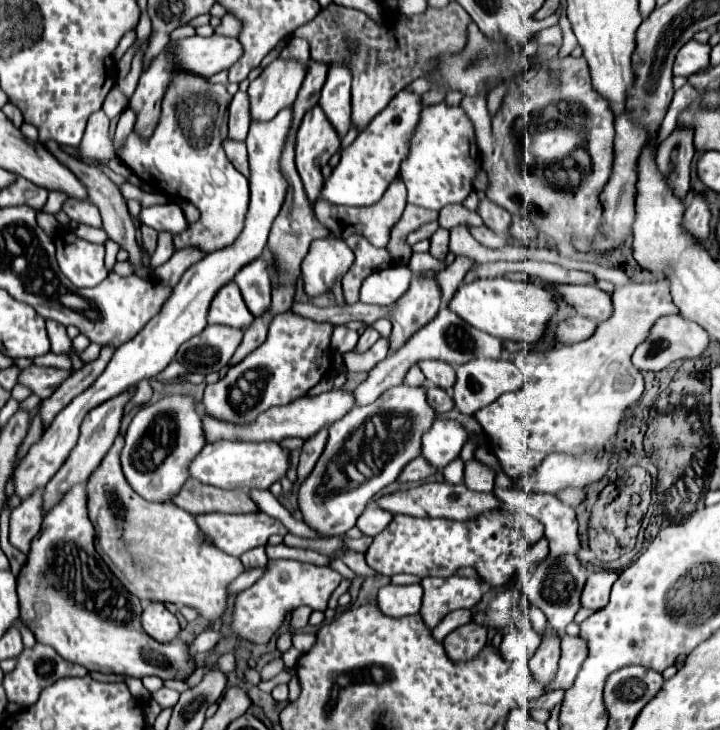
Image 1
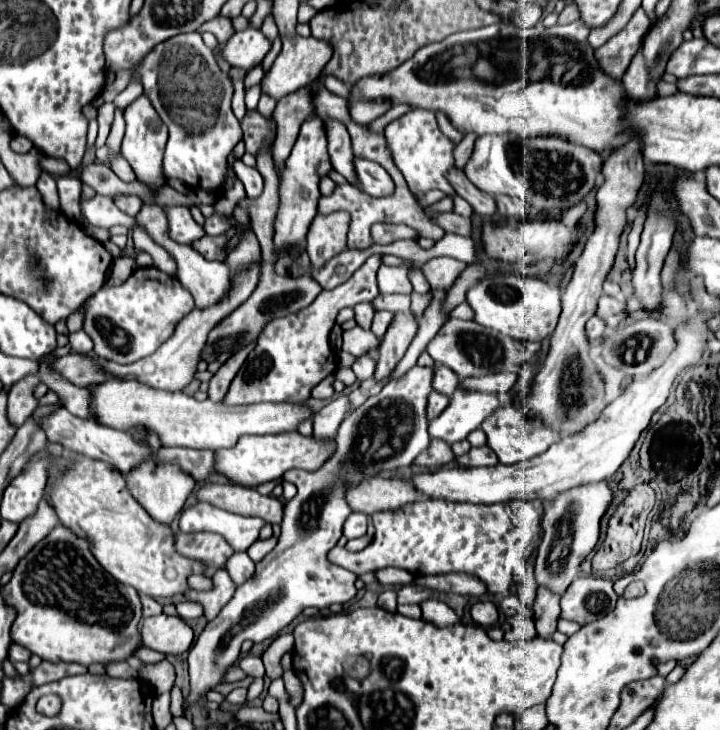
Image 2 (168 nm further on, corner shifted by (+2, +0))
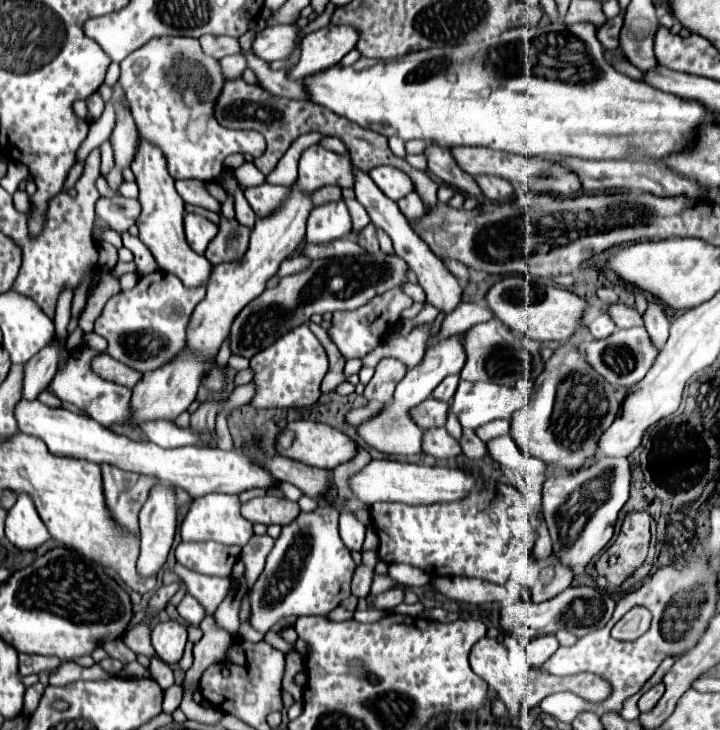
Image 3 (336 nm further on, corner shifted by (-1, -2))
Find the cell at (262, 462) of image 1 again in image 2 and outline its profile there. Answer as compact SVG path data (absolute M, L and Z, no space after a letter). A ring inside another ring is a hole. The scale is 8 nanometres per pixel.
M298 431L284 435L242 437L232 449L214 451L214 475L226 477L228 481L242 487L258 487L266 481L282 477L288 469L316 471L332 453L332 445L332 441L318 443L314 437L302 437Z

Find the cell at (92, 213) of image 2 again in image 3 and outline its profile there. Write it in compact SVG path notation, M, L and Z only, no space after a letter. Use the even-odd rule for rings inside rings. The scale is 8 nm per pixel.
M115 195L111 199L101 197L95 205L97 217L105 219L117 233L127 231L131 225L135 225L139 217L139 201L137 199L127 199L123 195Z

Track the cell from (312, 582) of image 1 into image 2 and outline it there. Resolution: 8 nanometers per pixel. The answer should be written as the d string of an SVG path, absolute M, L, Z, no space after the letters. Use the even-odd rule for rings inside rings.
M412 367L402 379L390 381L378 395L366 399L360 407L356 407L340 425L338 435L334 437L334 453L324 461L324 465L316 473L306 471L286 471L284 479L294 483L298 487L298 493L294 499L290 499L284 507L284 519L282 519L282 535L278 539L278 545L274 551L270 551L262 561L256 563L256 573L252 579L248 579L244 585L240 585L234 593L234 597L224 605L220 615L212 619L198 641L192 645L188 655L190 665L190 693L184 699L184 709L190 711L196 707L208 691L218 687L224 681L224 675L228 667L232 667L240 657L240 645L242 641L250 639L254 643L264 643L268 639L274 639L280 635L280 631L292 623L294 617L302 613L306 607L326 609L332 603L346 603L356 595L356 575L332 565L326 559L326 553L338 543L342 537L344 519L352 513L352 507L348 507L346 493L348 489L356 487L368 477L376 477L382 471L396 471L400 467L408 467L428 445L428 419L426 419L426 405L428 395L432 391L432 369L430 367Z

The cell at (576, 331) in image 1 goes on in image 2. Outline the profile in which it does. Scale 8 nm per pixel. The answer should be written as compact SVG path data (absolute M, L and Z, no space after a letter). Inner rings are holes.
M596 315L590 317L588 323L586 323L586 335L588 335L588 339L598 339L598 337L602 337L604 333L606 333L606 325L604 325L604 321L598 319Z

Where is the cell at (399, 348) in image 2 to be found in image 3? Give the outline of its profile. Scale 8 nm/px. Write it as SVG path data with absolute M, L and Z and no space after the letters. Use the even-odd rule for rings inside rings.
M383 357L375 367L373 379L365 387L363 397L367 397L367 401L375 399L379 403L389 403L393 397L395 385L405 377L405 373L407 373L407 369L399 359Z

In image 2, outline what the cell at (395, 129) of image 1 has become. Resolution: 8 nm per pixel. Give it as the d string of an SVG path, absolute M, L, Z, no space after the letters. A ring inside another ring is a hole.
M354 157L354 171L356 171L356 187L372 197L386 197L394 191L394 183L386 169L378 169L376 161Z

